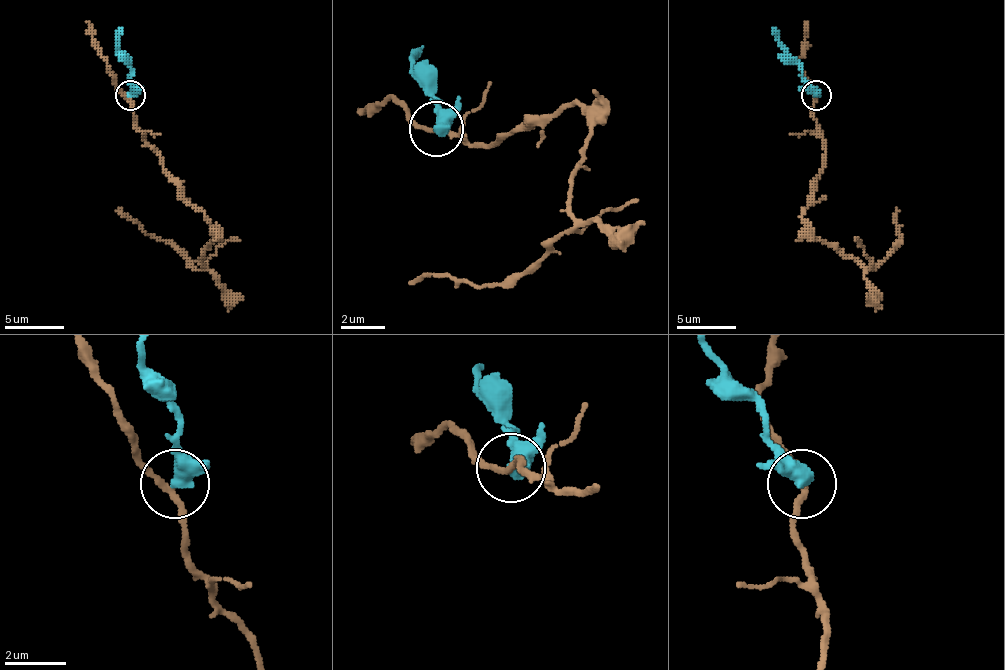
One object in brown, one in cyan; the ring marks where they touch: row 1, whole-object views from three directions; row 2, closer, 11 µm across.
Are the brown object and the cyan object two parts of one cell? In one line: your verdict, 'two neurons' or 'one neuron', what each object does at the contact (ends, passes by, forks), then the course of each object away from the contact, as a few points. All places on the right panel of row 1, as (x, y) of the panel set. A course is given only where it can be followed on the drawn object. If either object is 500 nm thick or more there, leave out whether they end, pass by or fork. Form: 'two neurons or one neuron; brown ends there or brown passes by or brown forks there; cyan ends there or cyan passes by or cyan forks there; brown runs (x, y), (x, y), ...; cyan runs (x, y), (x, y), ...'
two neurons; brown passes by; cyan passes by; brown runs (817, 96), (814, 119), (825, 152), (814, 202), (802, 214), (817, 237), (873, 270), (899, 240), (899, 211); cyan runs (817, 96), (799, 63), (772, 28)

